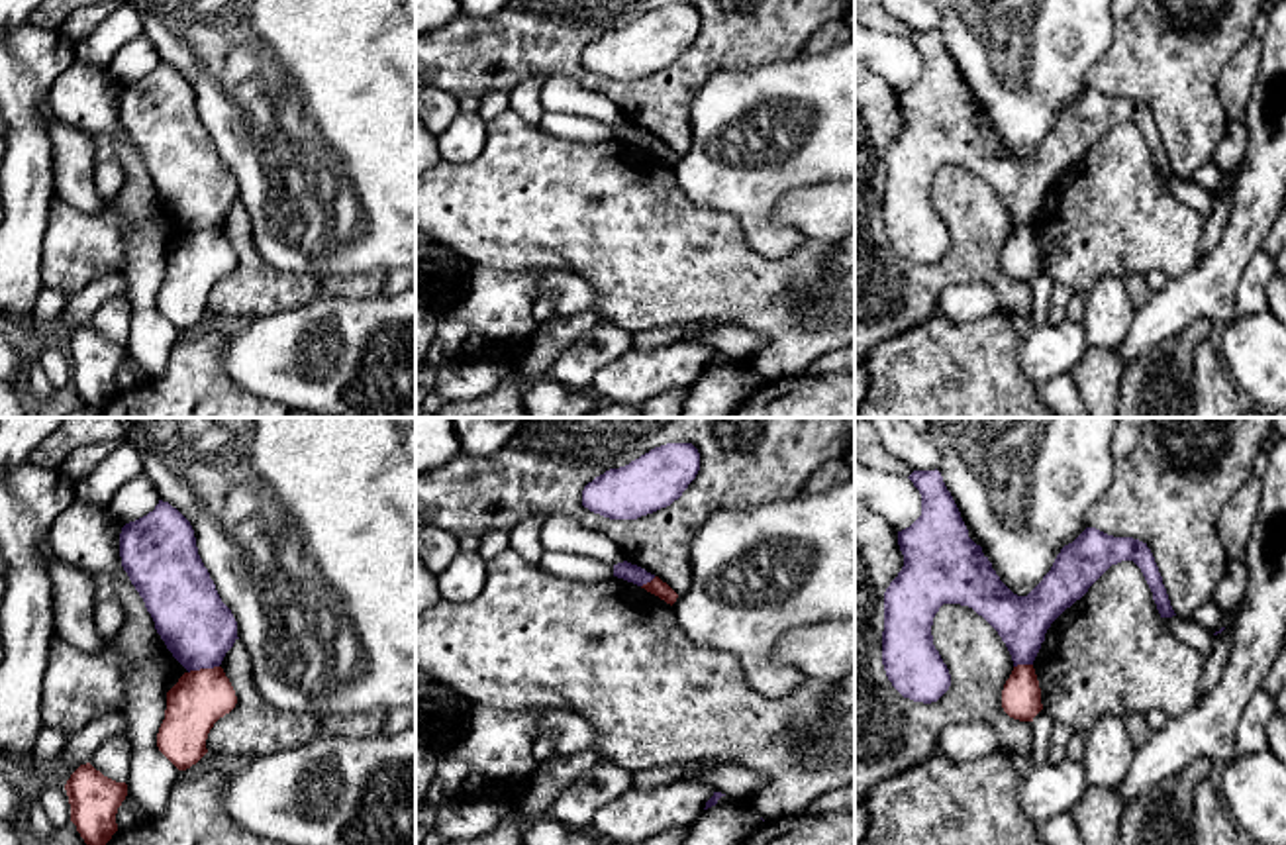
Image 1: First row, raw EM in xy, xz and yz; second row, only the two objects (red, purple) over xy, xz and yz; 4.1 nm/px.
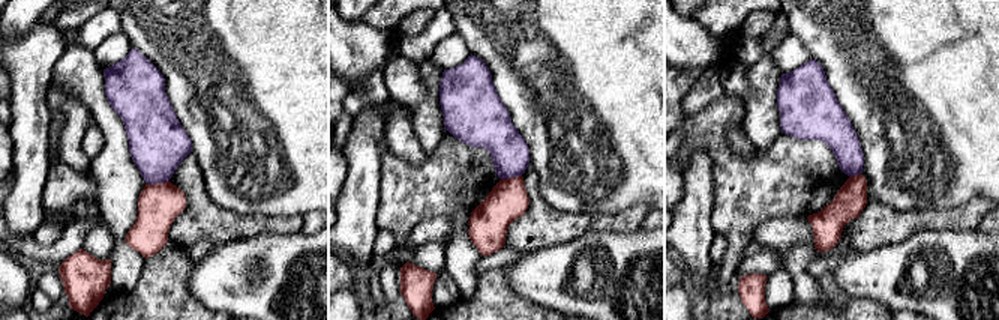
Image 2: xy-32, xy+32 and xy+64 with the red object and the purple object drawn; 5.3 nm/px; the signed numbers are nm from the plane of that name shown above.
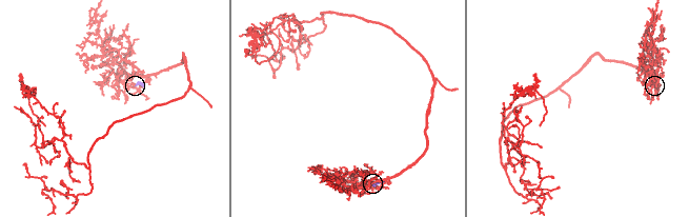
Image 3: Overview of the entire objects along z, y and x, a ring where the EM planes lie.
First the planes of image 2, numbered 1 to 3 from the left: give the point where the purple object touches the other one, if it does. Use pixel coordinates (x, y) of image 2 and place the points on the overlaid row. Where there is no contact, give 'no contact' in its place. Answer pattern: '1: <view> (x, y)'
1: xy-32 (158, 184)
2: xy+32 (510, 178)
3: xy+64 (854, 176)

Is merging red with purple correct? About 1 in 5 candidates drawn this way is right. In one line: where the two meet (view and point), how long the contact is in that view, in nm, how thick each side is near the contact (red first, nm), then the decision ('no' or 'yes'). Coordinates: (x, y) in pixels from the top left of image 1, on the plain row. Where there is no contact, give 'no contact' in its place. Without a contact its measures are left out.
xy (202, 230) | 130 nm | 220/300 nm | no

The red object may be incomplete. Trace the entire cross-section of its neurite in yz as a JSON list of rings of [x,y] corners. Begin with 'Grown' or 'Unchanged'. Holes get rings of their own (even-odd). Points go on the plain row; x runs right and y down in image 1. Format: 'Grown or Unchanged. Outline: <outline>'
Unchanged. Outline: [[[1033,225],[1014,227],[1002,251],[1004,273],[1019,282],[1033,282],[1043,271],[1041,249]]]

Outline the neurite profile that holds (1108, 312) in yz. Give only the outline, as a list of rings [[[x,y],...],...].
[[[1106,274],[1088,292],[1084,306],[1084,333],[1092,347],[1117,351],[1125,341],[1135,308],[1125,280]]]

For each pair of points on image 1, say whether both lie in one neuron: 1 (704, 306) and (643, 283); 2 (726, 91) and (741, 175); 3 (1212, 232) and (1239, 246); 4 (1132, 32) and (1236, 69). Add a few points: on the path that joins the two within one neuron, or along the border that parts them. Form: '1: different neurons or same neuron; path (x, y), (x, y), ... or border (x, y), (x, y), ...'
1: same neuron; path (689, 291), (681, 283), (659, 283)
2: same neuron; path (736, 112), (738, 153)
3: different neurons; border (1232, 191), (1232, 208), (1224, 234), (1202, 257)
4: different neurons; border (1255, 32), (1220, 73), (1216, 97), (1226, 112)

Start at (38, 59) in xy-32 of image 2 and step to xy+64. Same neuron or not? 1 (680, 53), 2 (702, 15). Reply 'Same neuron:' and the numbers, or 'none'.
Same neuron: 1

